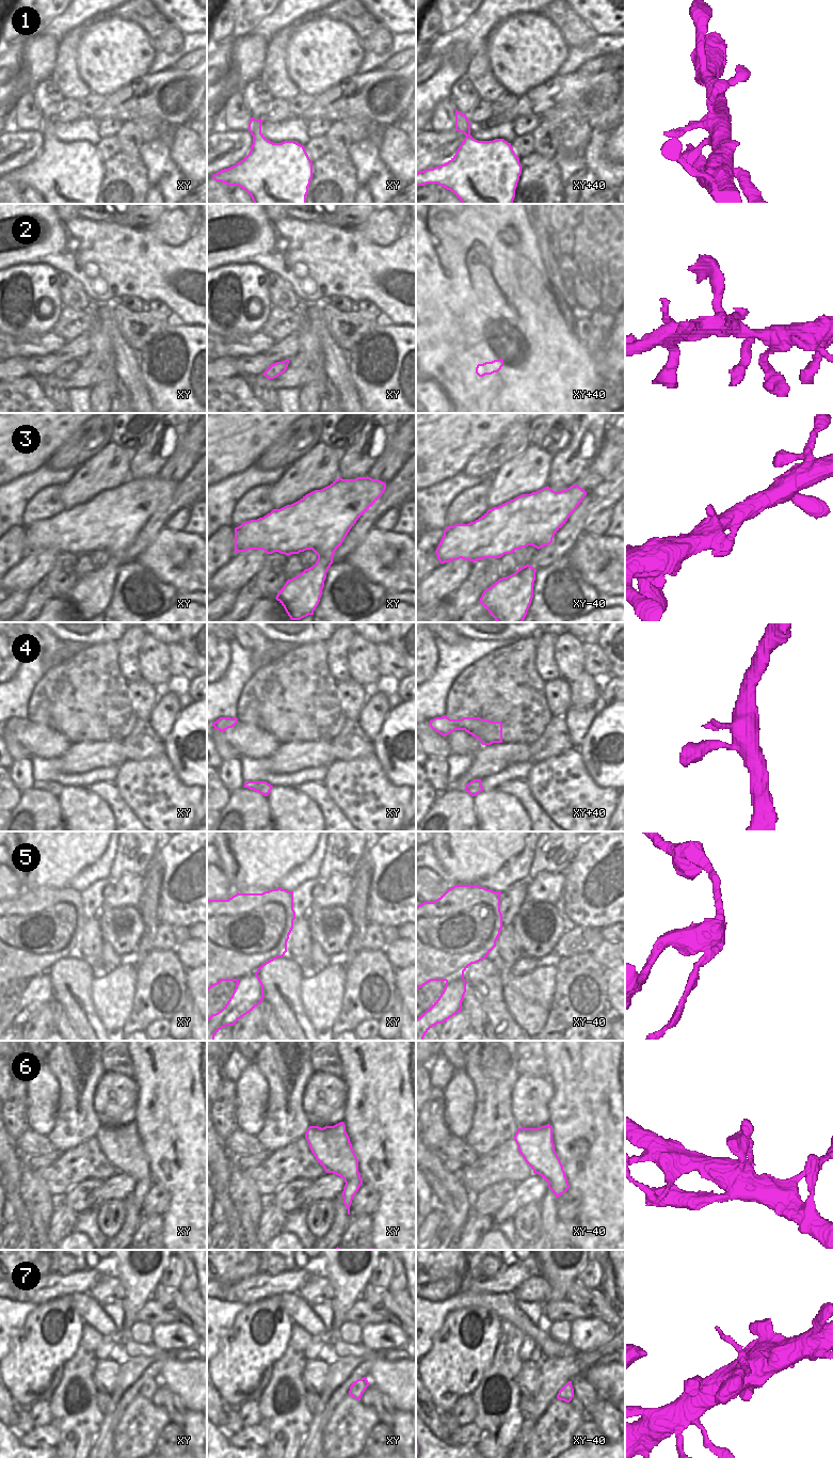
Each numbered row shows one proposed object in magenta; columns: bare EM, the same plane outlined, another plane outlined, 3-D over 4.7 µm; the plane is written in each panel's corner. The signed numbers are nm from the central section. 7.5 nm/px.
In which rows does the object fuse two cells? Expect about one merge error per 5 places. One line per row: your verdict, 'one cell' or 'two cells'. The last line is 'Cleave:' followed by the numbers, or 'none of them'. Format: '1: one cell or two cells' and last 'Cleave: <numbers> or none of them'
1: one cell
2: one cell
3: one cell
4: one cell
5: two cells
6: one cell
7: one cell
Cleave: 5

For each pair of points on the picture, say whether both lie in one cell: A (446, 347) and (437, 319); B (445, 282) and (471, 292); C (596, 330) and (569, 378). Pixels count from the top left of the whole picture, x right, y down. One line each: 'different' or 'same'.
A: different
B: same
C: same

